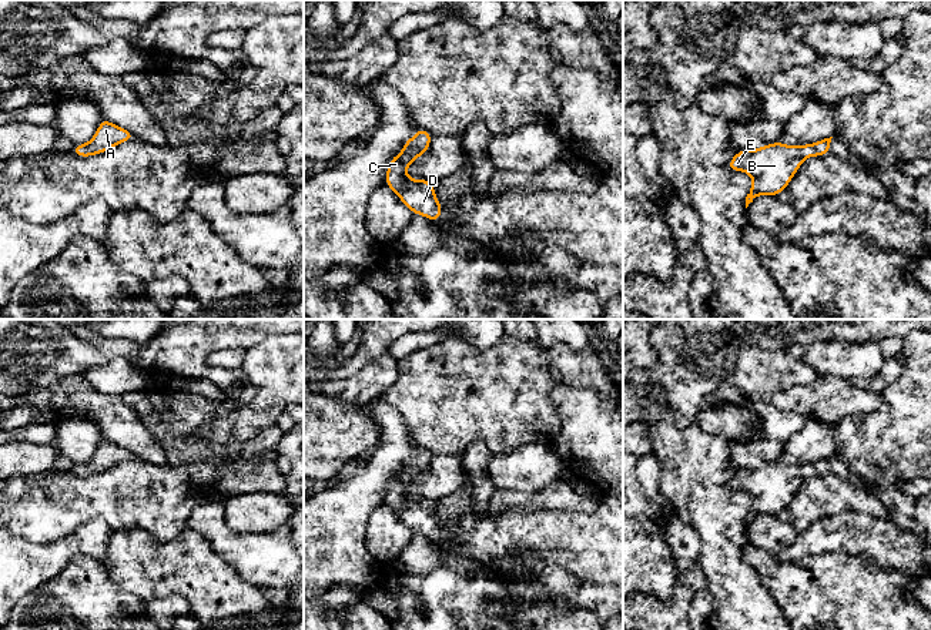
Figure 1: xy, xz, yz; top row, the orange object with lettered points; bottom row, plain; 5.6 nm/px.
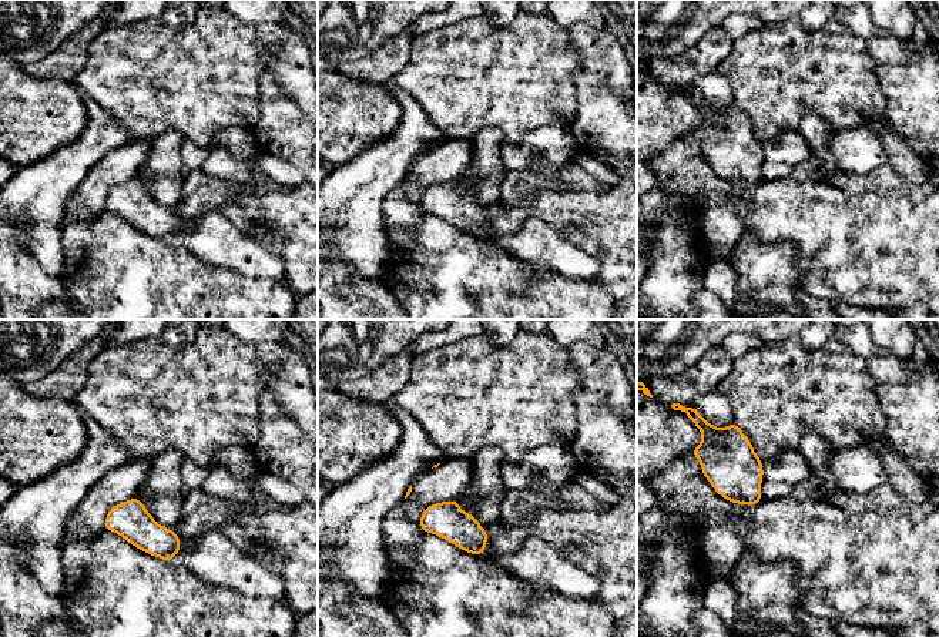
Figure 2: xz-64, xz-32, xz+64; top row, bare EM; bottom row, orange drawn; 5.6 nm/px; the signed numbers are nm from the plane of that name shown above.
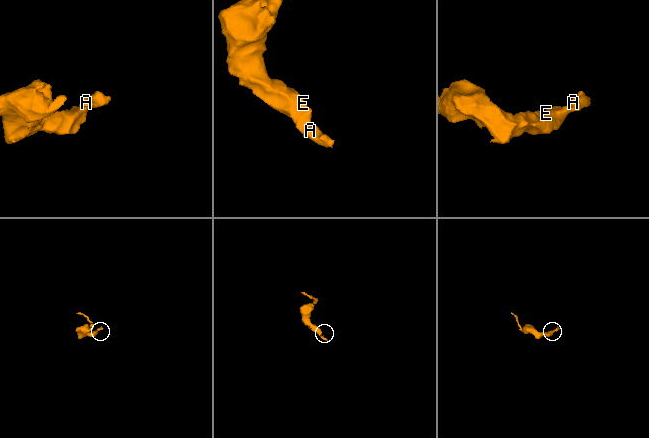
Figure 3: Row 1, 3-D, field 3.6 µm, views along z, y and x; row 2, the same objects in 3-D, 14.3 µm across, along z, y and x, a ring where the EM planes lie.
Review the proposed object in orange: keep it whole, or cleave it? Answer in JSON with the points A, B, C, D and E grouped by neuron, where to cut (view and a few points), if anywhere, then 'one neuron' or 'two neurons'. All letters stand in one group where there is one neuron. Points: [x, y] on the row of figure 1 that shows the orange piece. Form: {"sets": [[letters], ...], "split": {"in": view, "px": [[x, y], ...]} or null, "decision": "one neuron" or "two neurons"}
{"sets": [["A", "B", "C", "D", "E"]], "split": null, "decision": "one neuron"}

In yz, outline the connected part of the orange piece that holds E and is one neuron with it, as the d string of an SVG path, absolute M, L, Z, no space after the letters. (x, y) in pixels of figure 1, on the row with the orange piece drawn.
M831 138L796 147L778 141L757 150L740 150L730 160L729 170L744 171L753 180L750 192L746 197L746 208L757 195L777 197L788 187L806 158L830 153Z

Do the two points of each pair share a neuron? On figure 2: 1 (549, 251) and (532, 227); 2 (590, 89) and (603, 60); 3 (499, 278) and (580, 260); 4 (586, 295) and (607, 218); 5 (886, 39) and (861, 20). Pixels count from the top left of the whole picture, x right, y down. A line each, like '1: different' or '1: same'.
1: same
2: different
3: different
4: different
5: same

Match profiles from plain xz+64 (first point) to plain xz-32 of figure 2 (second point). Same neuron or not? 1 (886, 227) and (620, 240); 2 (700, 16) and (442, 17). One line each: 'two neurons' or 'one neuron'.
1: one neuron
2: two neurons

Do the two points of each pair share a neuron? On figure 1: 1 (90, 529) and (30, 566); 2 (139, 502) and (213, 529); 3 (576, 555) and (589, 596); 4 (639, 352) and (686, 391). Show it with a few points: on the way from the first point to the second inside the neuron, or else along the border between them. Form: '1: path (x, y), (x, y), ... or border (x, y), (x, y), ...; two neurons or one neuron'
1: path (76, 543), (44, 562); one neuron
2: border (206, 501), (194, 509), (187, 528); two neurons
3: path (586, 565), (589, 567), (589, 586); one neuron
4: border (649, 334), (656, 352), (656, 362), (638, 369); two neurons

